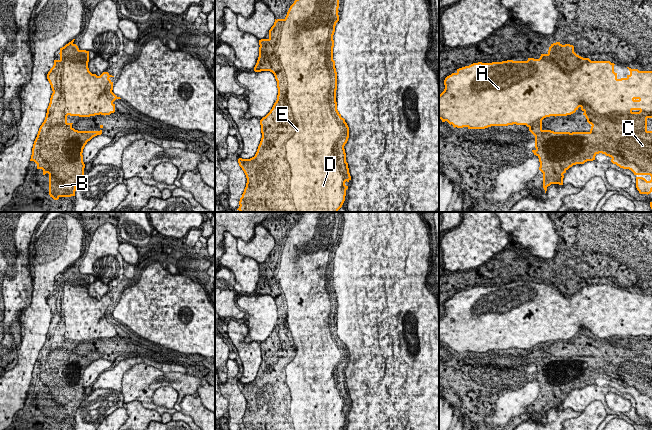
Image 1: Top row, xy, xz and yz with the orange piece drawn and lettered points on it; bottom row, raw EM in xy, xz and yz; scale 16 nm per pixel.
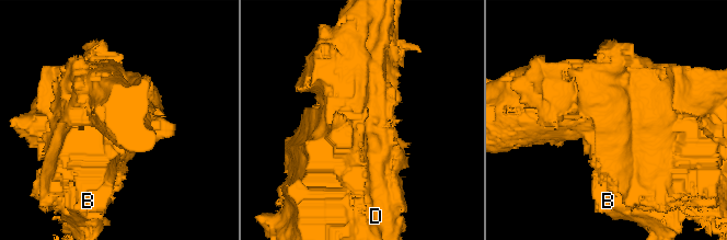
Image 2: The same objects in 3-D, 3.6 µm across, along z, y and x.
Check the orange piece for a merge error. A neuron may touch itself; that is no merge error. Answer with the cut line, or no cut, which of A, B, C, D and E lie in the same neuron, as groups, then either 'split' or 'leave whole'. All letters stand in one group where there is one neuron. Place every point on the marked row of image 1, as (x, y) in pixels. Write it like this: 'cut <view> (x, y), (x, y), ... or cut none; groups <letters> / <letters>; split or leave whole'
cut none; groups A B C D E; leave whole

